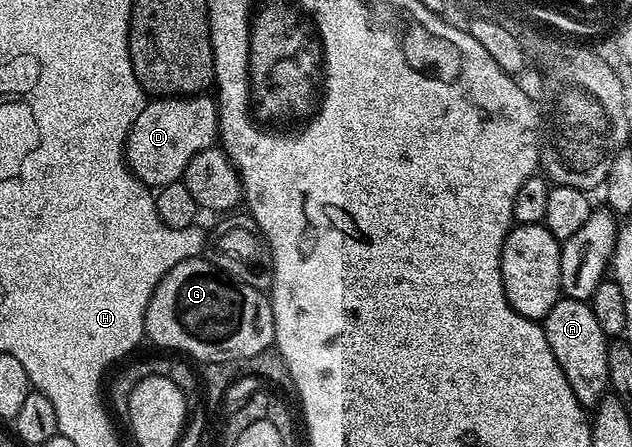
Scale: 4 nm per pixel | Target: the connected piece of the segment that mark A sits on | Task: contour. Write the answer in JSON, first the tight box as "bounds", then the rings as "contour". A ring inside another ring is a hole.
{"bounds":[541,297,611,406],"contour":[[[560,297],[547,317],[542,319],[541,325],[545,340],[549,340],[549,348],[553,348],[553,356],[557,356],[557,364],[561,364],[561,372],[565,372],[565,380],[569,380],[569,388],[573,388],[573,396],[577,396],[580,406],[598,406],[611,385],[607,355],[609,339],[601,332],[601,324],[597,324],[590,301]]]}

